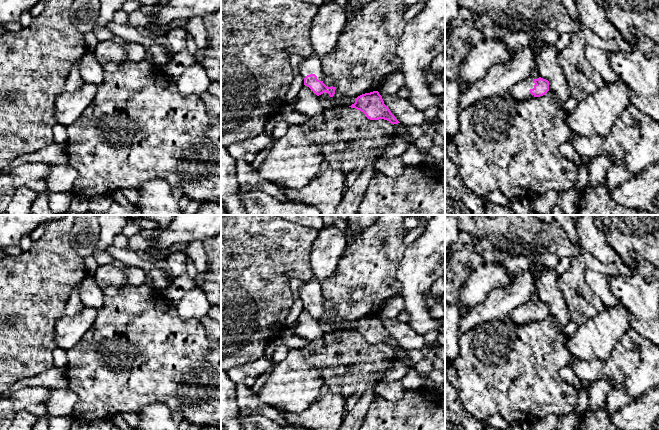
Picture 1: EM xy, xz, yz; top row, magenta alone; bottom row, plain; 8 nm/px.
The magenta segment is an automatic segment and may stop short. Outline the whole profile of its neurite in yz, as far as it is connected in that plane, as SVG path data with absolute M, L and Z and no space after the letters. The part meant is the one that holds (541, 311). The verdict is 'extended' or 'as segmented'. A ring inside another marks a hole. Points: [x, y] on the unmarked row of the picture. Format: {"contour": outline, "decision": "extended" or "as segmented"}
{"contour": "M531 300L516 308L510 315L510 319L516 325L526 325L534 321L545 319L549 315L549 305L539 301L533 303Z", "decision": "extended"}

